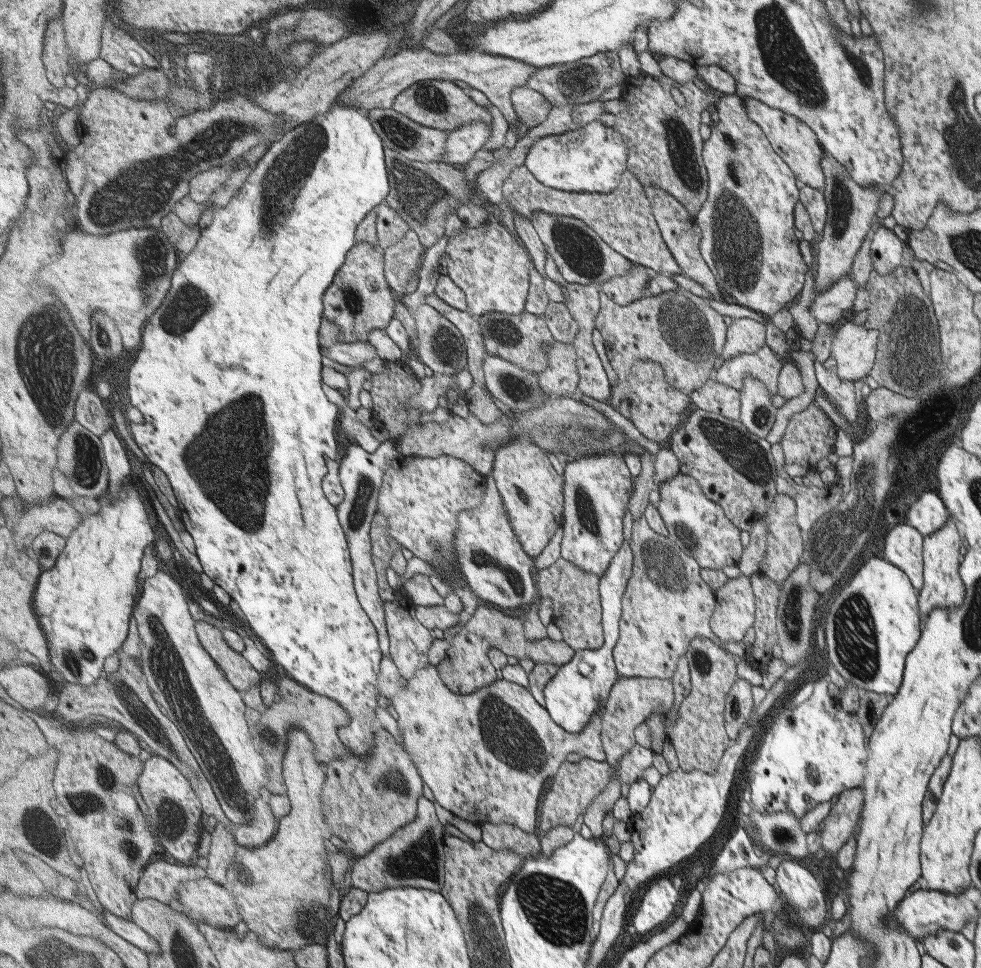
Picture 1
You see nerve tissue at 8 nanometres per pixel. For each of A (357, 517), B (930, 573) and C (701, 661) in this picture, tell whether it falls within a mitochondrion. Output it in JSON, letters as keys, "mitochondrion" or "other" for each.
{"A":"mitochondrion","B":"other","C":"mitochondrion"}

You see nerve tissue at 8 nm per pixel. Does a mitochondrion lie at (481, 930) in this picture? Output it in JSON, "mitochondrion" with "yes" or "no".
{"mitochondrion":"yes"}

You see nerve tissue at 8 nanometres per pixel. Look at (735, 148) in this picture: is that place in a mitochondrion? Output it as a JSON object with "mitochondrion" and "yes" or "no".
{"mitochondrion":"yes"}

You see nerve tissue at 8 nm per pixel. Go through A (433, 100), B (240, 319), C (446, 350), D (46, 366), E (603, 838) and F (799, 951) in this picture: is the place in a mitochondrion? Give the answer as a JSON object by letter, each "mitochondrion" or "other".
{"A":"mitochondrion","B":"other","C":"mitochondrion","D":"mitochondrion","E":"other","F":"other"}

